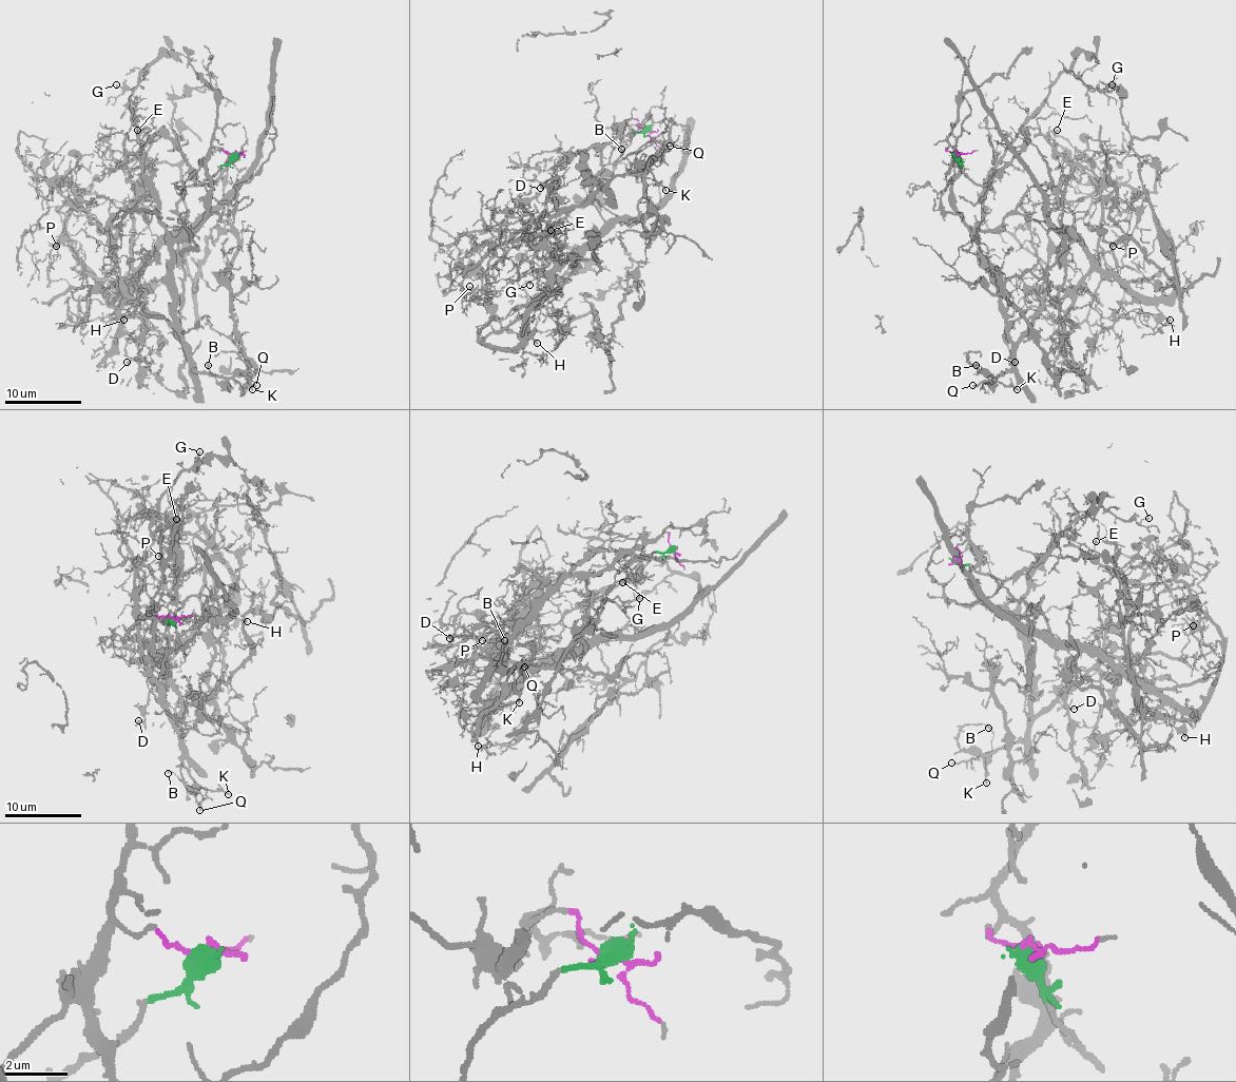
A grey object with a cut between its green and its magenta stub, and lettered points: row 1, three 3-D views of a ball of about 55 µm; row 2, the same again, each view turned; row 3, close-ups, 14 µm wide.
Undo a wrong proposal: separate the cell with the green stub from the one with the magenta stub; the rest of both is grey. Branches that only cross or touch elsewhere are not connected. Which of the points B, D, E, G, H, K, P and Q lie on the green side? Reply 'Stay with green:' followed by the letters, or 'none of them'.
Stay with green: E, H, P

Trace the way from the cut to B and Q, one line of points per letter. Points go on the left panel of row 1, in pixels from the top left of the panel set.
B: (234, 154), (209, 149), (209, 210), (173, 245), (173, 312), (186, 359), (225, 380), (219, 382), (208, 365)
Q: (234, 154), (208, 153), (209, 210), (173, 245), (173, 312), (192, 367), (244, 374), (255, 386)

